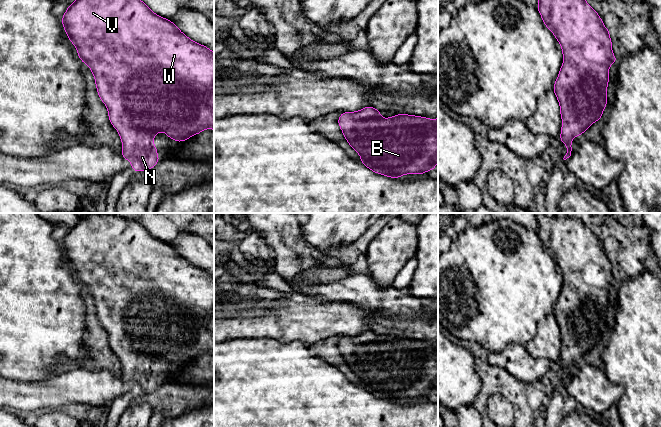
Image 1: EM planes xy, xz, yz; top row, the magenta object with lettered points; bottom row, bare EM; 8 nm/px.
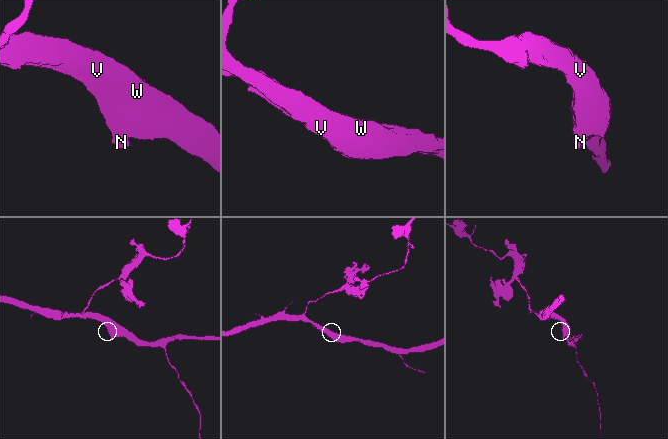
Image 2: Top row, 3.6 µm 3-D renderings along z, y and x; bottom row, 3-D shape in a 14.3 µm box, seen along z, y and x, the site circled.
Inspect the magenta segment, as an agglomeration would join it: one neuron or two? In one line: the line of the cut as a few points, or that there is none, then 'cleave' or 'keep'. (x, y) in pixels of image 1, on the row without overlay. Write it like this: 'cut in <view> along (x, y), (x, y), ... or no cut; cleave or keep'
no cut; keep

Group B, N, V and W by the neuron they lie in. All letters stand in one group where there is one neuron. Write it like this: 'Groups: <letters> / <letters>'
Groups: B N V W

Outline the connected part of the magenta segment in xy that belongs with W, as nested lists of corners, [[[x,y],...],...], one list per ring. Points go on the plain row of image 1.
[[[90,213],[78,218],[76,225],[69,228],[61,245],[68,263],[77,273],[78,281],[89,290],[94,299],[98,319],[106,329],[109,344],[121,362],[121,379],[131,386],[131,392],[135,396],[150,394],[159,386],[157,372],[153,368],[158,356],[165,356],[169,362],[182,366],[205,353],[214,354],[214,276],[206,270],[192,265],[172,245],[152,236],[138,221],[108,213]]]

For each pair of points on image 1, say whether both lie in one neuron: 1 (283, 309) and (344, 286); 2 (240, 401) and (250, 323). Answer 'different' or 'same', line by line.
1: different
2: different

